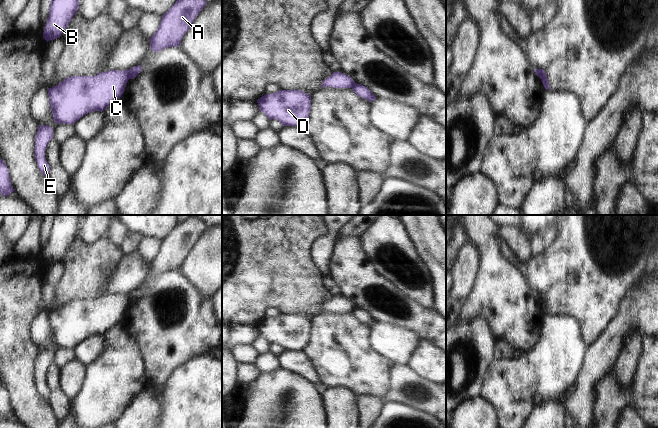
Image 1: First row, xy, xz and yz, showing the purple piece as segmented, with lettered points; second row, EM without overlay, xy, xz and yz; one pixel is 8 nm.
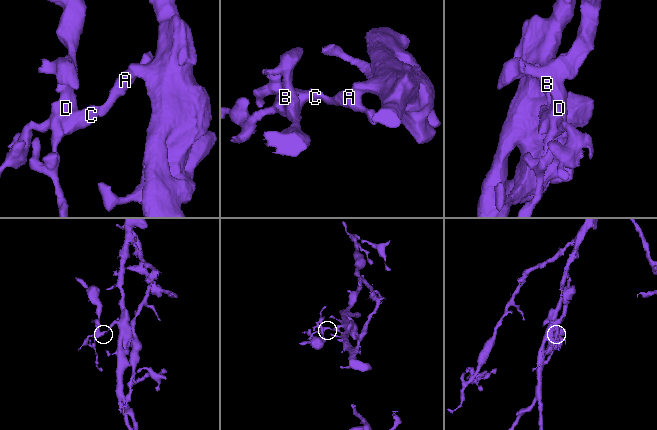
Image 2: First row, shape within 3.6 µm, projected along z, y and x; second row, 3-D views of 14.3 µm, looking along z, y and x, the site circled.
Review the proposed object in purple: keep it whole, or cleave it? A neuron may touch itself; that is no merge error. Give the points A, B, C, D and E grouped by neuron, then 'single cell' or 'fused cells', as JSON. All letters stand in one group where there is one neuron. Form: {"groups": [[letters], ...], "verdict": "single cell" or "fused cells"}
{"groups": [["A"], ["B", "C", "D", "E"]], "verdict": "fused cells"}

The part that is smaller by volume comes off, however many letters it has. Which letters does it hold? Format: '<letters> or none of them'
B, C, D, E

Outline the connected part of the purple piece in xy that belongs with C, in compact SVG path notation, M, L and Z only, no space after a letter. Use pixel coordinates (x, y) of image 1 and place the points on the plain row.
M111 294L99 296L95 300L70 300L52 312L47 311L55 347L74 348L87 337L104 335L115 324L120 323L128 304L128 294Z

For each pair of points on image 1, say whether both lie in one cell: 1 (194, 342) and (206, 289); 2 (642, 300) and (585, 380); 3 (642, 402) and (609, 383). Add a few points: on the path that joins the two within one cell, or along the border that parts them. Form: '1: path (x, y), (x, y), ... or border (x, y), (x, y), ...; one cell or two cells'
1: border (187, 279), (203, 295), (209, 298); two cells
2: path (627, 320), (616, 331), (599, 360); one cell
3: border (633, 378), (633, 398), (636, 407); two cells

